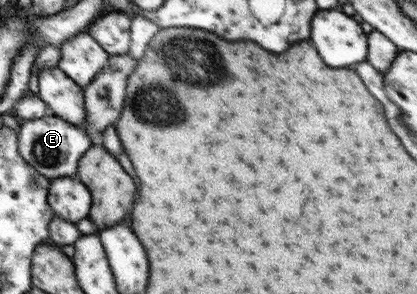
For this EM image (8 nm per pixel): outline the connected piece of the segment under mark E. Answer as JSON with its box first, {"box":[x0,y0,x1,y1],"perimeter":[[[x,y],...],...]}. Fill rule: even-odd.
{"box":[21,114,98,180],"perimeter":[[[56,114],[36,120],[25,120],[21,124],[21,153],[40,174],[52,180],[78,176],[81,160],[98,143],[94,142],[86,129]]]}

